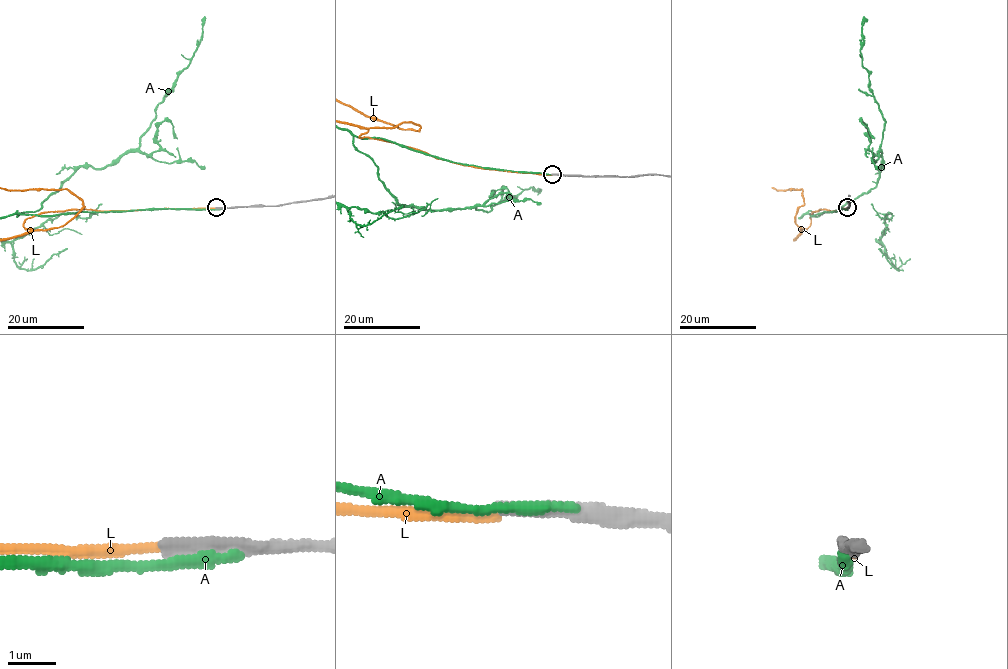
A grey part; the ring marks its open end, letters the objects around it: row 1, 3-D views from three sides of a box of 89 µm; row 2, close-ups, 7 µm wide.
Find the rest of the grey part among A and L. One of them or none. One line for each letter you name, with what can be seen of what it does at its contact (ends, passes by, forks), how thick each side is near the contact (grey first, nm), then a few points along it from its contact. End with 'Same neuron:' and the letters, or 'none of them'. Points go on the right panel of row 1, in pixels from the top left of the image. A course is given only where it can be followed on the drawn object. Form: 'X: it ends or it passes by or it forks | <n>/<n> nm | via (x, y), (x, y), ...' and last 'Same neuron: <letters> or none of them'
Same neuron: none of them

